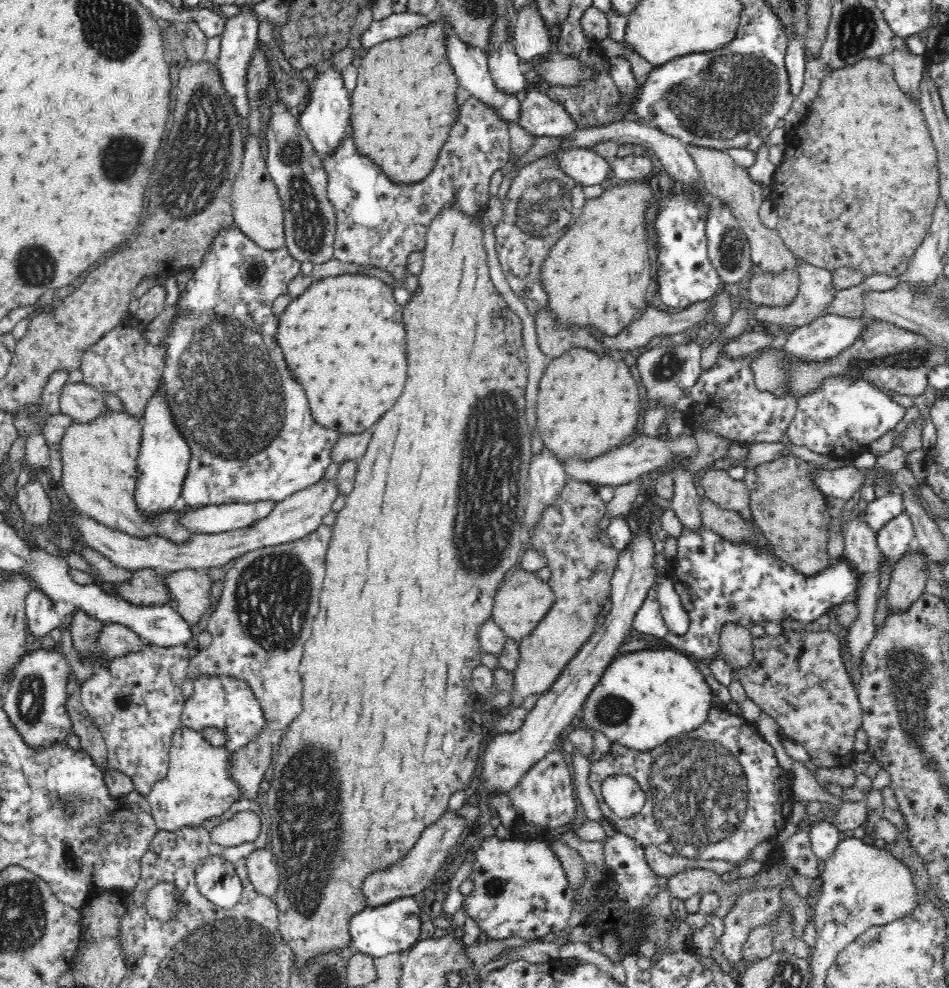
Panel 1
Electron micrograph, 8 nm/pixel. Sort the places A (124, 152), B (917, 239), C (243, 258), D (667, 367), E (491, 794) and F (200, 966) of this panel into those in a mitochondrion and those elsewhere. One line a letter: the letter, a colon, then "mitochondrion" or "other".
A: mitochondrion
B: other
C: other
D: mitochondrion
E: other
F: mitochondrion

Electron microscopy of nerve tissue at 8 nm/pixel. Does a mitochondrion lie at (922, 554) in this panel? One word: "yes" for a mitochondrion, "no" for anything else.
no

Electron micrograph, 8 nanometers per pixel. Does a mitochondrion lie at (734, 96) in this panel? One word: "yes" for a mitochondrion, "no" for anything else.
yes

